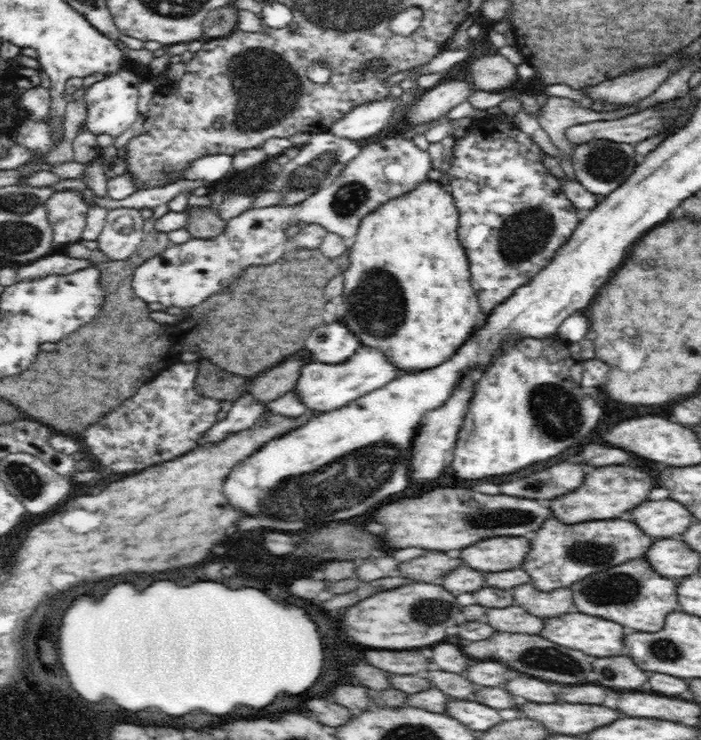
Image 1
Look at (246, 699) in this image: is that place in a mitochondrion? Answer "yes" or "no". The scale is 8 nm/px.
no

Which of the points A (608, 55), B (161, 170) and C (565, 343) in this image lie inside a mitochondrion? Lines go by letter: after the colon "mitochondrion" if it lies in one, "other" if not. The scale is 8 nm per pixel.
A: mitochondrion
B: mitochondrion
C: other

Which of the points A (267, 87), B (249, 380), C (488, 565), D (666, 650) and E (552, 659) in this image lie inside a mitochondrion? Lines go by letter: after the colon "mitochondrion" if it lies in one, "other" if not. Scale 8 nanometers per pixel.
A: mitochondrion
B: other
C: other
D: mitochondrion
E: mitochondrion

